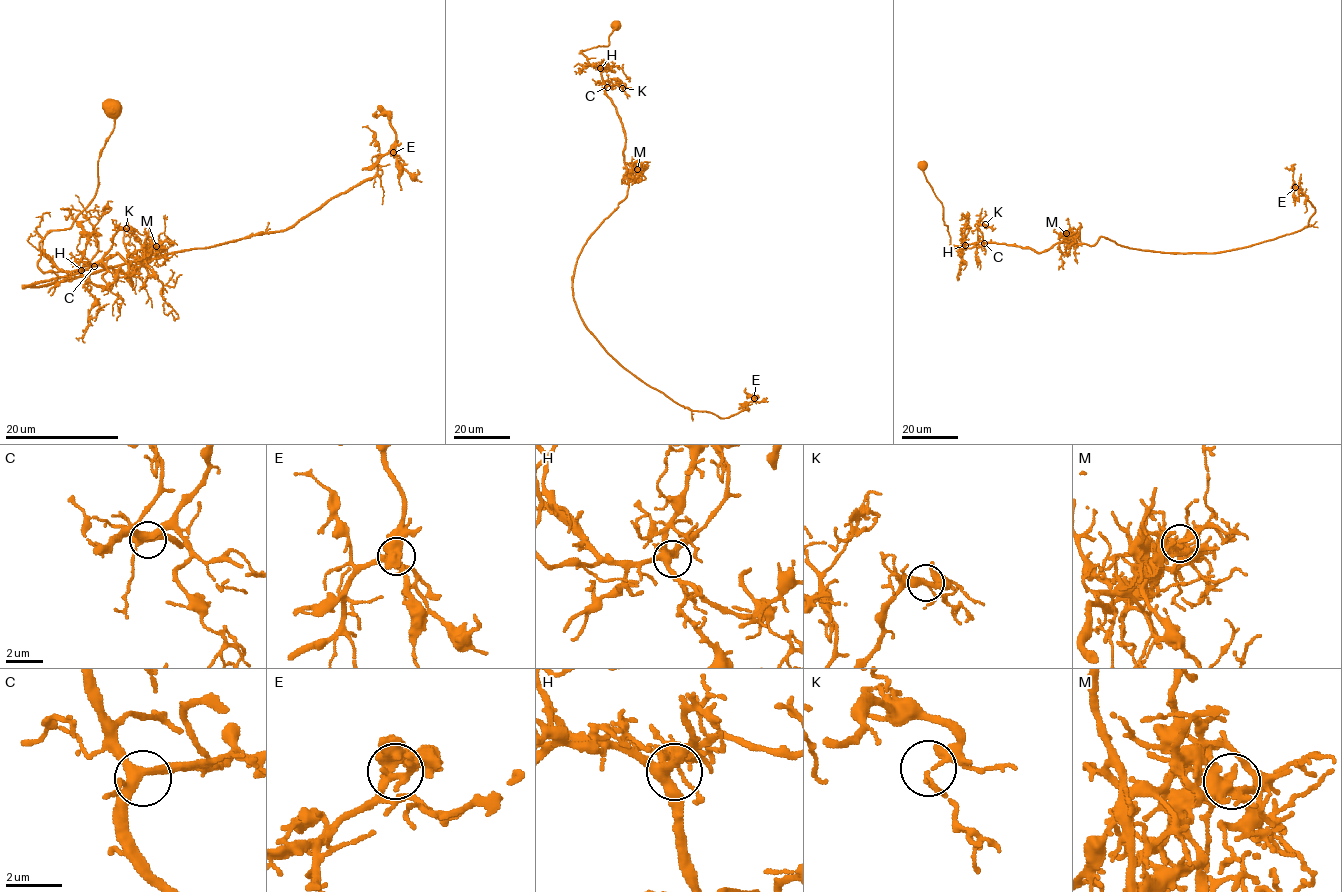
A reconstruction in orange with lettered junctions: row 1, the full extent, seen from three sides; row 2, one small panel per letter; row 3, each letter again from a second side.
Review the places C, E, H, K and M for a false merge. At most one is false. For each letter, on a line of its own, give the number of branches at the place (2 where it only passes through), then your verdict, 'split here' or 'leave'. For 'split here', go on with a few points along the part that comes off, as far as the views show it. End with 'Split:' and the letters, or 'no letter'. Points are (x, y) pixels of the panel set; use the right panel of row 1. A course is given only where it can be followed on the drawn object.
C: 4 branches meet; leave
E: 6 branches meet; leave
H: 4 branches meet; leave
K: 4 branches meet; leave
M: 6 branches meet; split here; foreign part runs (1065, 233), (1068, 237), (1077, 236), (1076, 242)
Split: M

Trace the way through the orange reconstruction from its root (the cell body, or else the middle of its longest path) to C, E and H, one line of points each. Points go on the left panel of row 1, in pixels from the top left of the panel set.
C: (112, 109), (117, 117), (98, 159), (95, 196), (70, 227), (45, 236), (37, 264), (43, 271), (94, 266)
E: (112, 109), (95, 196), (37, 266), (131, 284), (115, 253), (24, 286), (286, 230), (393, 152)
H: (112, 109), (117, 117), (98, 159), (94, 199), (70, 227), (51, 230), (40, 243), (43, 271), (81, 270)

